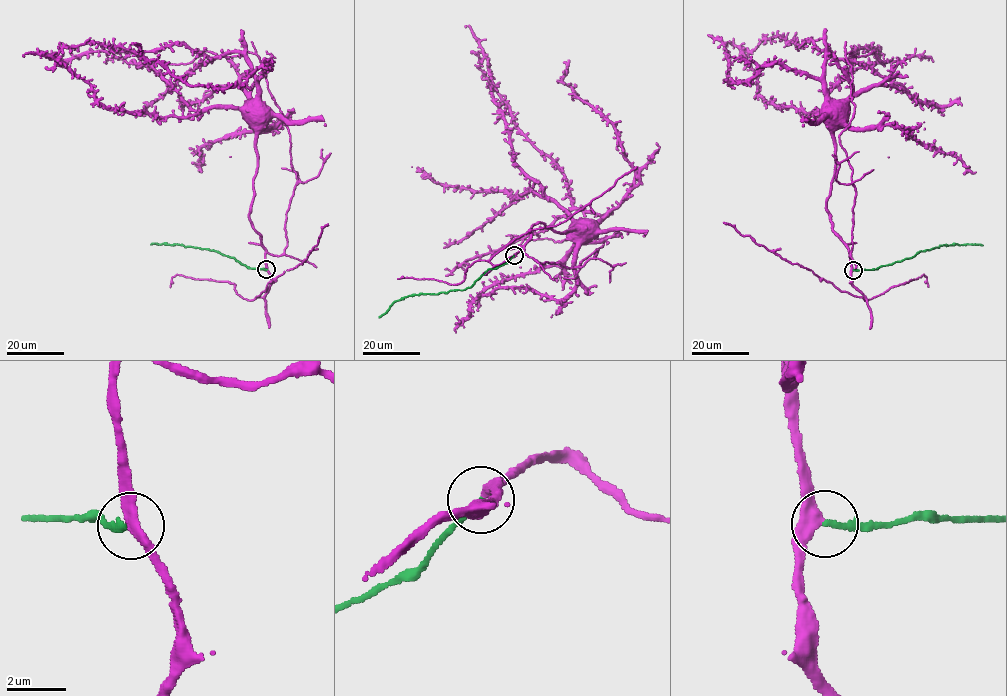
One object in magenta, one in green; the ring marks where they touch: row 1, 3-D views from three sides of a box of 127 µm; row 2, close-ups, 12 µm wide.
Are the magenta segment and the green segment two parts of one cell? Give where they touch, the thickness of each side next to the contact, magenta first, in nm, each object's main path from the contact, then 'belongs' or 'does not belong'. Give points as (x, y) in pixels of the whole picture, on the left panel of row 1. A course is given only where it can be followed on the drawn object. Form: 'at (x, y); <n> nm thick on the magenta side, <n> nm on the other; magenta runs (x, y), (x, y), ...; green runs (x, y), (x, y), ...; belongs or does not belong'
at (266, 269); 360 nm thick on the magenta side, 190 nm on the other; magenta runs (266, 269), (265, 248), (249, 213), (257, 172), (257, 132), (260, 126), (257, 108); green runs (266, 269), (247, 268), (234, 258), (213, 250), (150, 244); belongs

